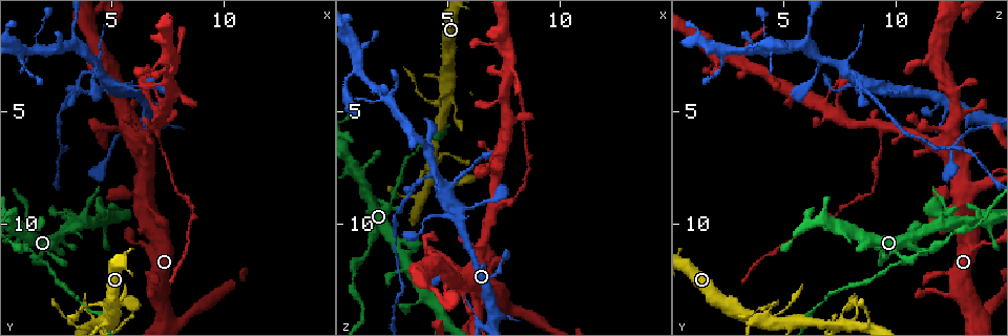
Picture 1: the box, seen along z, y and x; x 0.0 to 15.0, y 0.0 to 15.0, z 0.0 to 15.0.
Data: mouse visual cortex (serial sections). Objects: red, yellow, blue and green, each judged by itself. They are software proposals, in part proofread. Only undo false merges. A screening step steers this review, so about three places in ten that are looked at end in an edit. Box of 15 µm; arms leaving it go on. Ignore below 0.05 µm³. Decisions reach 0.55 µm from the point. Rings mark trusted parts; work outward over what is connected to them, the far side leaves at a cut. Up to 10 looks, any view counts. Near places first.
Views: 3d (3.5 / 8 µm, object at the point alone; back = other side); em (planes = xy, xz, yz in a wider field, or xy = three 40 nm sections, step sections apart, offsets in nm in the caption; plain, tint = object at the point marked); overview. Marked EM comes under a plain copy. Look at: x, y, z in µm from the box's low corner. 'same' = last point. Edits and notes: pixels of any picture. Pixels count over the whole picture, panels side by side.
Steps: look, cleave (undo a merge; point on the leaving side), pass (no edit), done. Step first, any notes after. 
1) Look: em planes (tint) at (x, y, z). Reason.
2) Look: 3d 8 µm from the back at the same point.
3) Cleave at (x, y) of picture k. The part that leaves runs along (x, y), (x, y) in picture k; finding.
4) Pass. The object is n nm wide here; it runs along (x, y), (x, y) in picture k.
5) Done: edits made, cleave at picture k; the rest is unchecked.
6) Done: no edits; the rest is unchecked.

Look: 3d 8 µm at (6.5, 11.0, 13.6). Calibre changes.

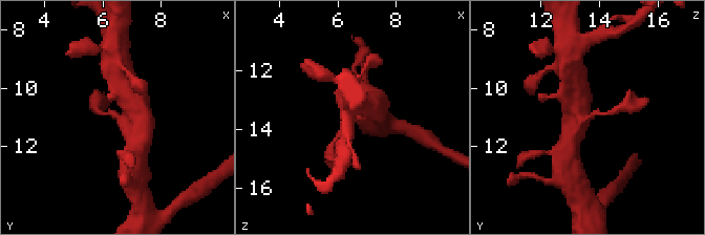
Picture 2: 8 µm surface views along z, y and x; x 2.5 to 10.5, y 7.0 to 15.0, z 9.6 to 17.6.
Look: 3d 3.5 µm from the back at (6.6, 11.0, 13.7).

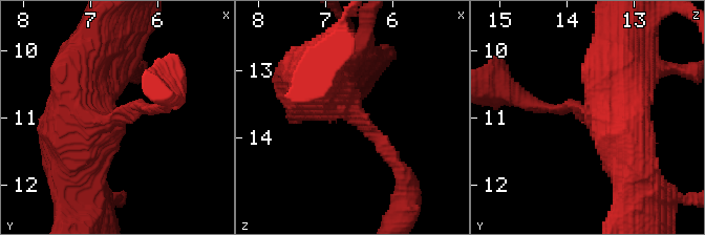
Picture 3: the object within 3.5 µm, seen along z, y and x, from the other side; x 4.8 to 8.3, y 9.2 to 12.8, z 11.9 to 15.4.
Look: em xy step 1 (tint) at (6.55, 11.05, 13.60). Need the tissue.

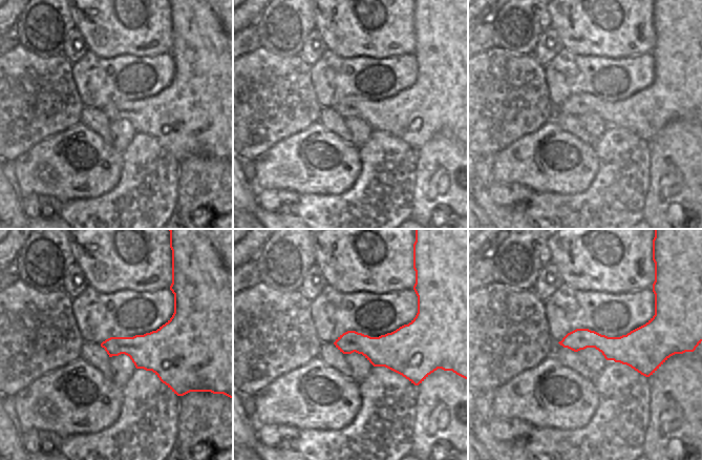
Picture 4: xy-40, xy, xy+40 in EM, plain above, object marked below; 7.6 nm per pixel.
Pass. The arms are 200, 800 nm wide; all the same cell.

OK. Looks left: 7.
Look: 3d 8 µm from the back at (6.9, 5.7, 9.5). Small branch off a trunk.

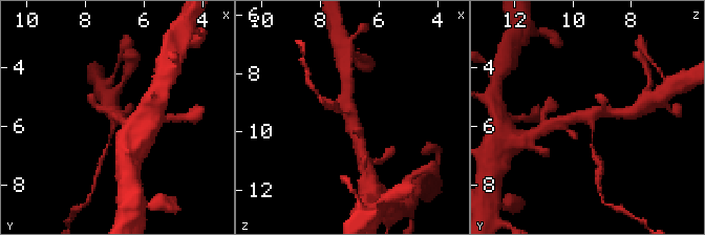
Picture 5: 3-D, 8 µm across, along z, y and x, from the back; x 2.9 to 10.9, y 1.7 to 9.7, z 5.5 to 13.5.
Look: 3d 3.5 µm at (6.9, 5.8, 9.5).

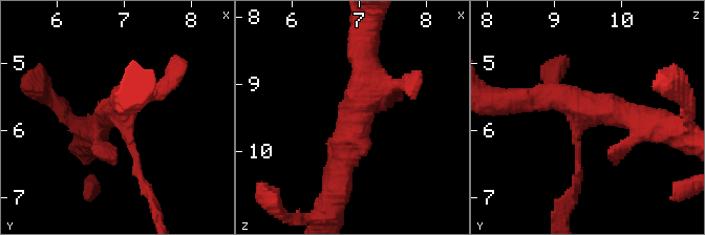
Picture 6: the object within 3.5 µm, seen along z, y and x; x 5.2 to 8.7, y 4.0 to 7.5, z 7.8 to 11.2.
Look: em xy step 5 (tint) at (6.95, 5.65, 9.50). 3 arms meet here; the arms are 100, 350, 400 nm wide.

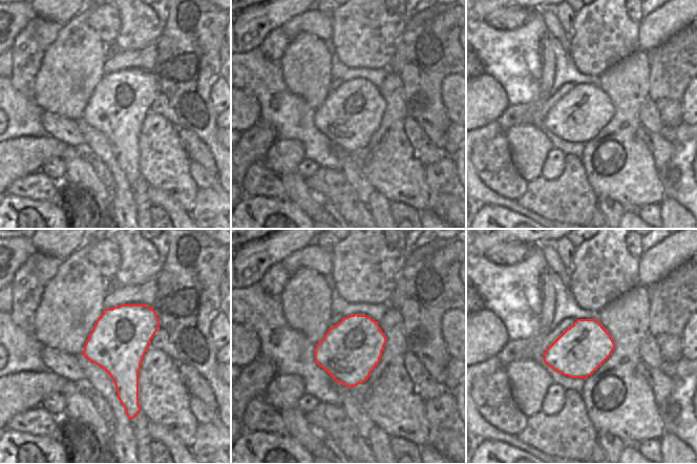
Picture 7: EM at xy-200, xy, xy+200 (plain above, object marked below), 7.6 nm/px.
Cleave at (136, 161) of picture 6. The object is 460 nm wide here; the part that leaves runs along (126, 123), (129, 151), (158, 216) in picture 6; a second cell is stuck on.

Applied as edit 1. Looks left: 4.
Look: overview. Redraw.

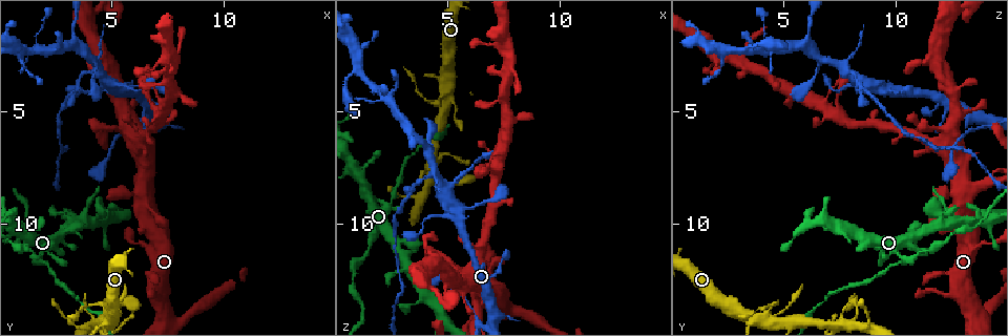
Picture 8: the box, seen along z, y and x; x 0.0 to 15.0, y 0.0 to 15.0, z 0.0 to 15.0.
Look: 3d 8 µm at (4.9, 14.2, 4.2). Four or more arms meet.

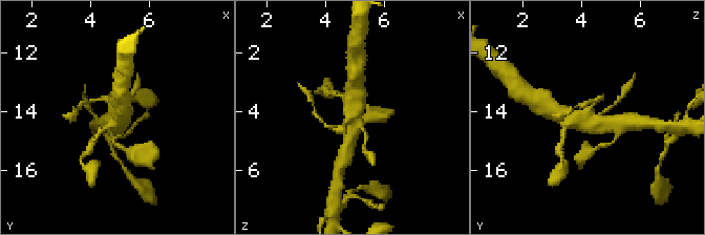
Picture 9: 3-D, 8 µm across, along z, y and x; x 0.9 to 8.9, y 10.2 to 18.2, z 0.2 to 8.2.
Look: em planes (tint) at (4.8, 14.2, 4.1).

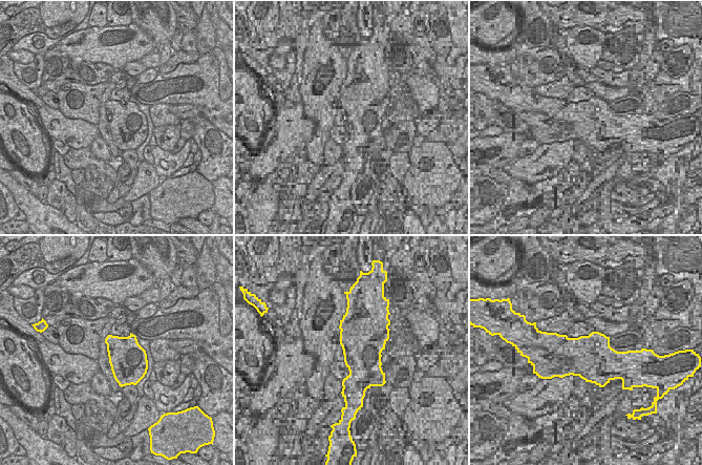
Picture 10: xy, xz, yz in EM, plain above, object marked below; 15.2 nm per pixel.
Cleave at (330, 127) of picture 9. The part that leaves runs along (345, 124), (328, 128), (315, 110) in picture 9; a second cell is stuck on.

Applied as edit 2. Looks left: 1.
Done: edits made, cleave at picture 6, cleave at picture 9; the rest is unchecked.

